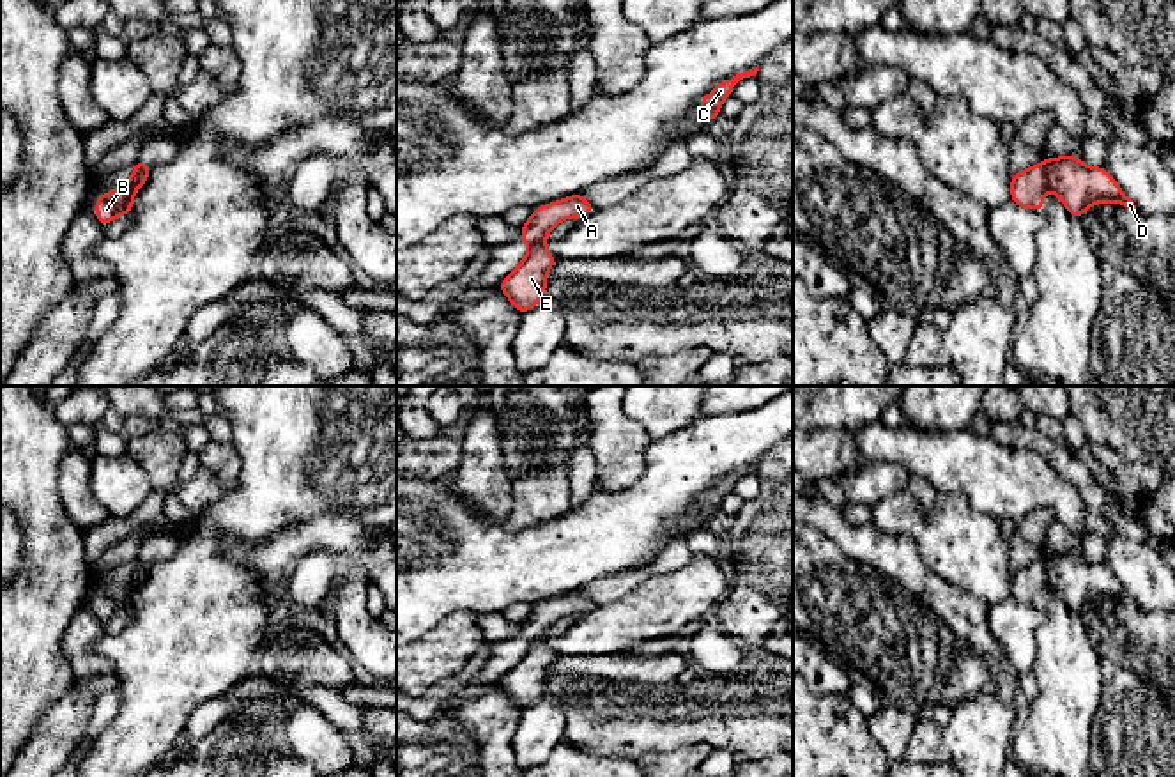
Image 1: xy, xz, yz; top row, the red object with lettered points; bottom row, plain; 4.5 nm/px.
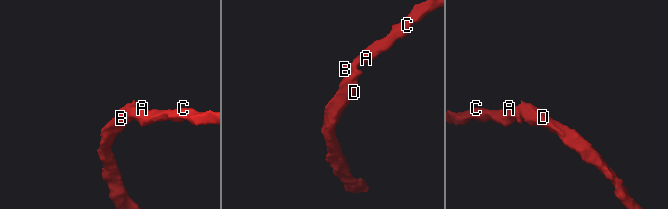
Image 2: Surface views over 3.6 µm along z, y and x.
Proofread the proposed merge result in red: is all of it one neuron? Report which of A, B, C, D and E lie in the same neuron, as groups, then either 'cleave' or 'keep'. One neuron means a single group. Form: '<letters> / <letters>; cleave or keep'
A B C / D E; cleave

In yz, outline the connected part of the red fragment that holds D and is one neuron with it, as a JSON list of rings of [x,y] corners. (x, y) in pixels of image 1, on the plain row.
[[[1078,550],[1046,554],[1048,586],[1065,602],[1072,616],[1079,618],[1095,600],[1120,600],[1136,605],[1104,563],[1087,563]]]

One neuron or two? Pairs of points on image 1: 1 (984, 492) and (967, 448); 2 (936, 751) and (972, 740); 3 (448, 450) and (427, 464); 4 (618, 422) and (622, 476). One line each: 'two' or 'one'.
1: one
2: two
3: one
4: one

